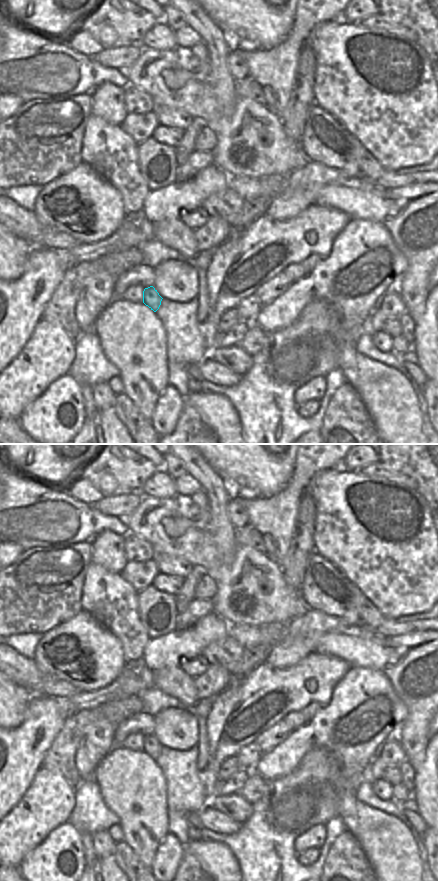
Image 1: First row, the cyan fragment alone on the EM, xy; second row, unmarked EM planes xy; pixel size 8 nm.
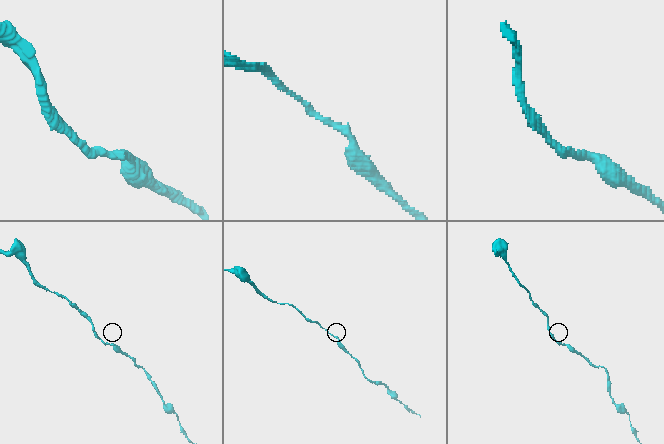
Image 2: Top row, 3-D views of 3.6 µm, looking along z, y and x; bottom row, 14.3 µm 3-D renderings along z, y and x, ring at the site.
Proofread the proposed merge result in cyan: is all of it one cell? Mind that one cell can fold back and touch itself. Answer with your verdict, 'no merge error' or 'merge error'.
no merge error

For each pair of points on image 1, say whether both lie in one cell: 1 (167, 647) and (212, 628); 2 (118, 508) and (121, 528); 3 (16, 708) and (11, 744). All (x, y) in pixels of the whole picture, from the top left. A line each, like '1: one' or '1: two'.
1: one
2: two
3: two

